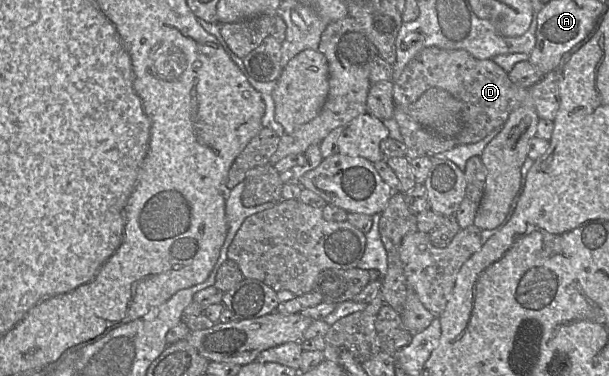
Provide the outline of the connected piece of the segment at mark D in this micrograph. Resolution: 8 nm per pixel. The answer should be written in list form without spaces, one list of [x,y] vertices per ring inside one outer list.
[[[426,47],[406,65],[401,76],[393,83],[393,118],[400,128],[402,142],[406,145],[405,157],[409,160],[426,155],[426,151],[418,142],[418,132],[424,128],[406,113],[406,108],[434,87],[447,91],[461,103],[462,128],[456,137],[457,145],[479,142],[495,128],[502,127],[511,112],[521,106],[533,107],[540,119],[553,121],[560,104],[556,71],[545,74],[533,86],[522,88],[513,84],[508,73],[492,59],[480,60],[461,49]]]

